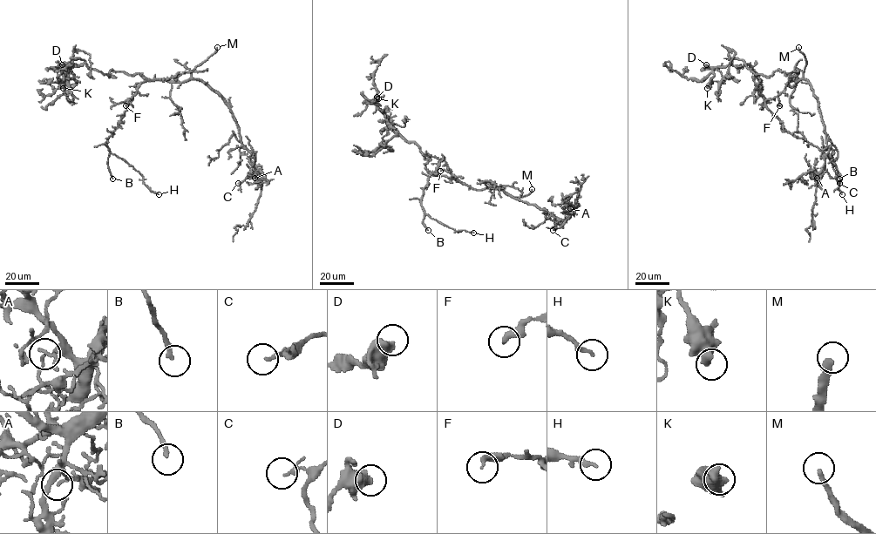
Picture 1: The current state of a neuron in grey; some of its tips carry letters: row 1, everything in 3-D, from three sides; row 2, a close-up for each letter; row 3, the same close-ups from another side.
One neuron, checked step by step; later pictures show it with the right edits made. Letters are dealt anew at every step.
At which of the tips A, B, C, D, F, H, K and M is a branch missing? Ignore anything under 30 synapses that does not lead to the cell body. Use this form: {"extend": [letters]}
{"extend": []}

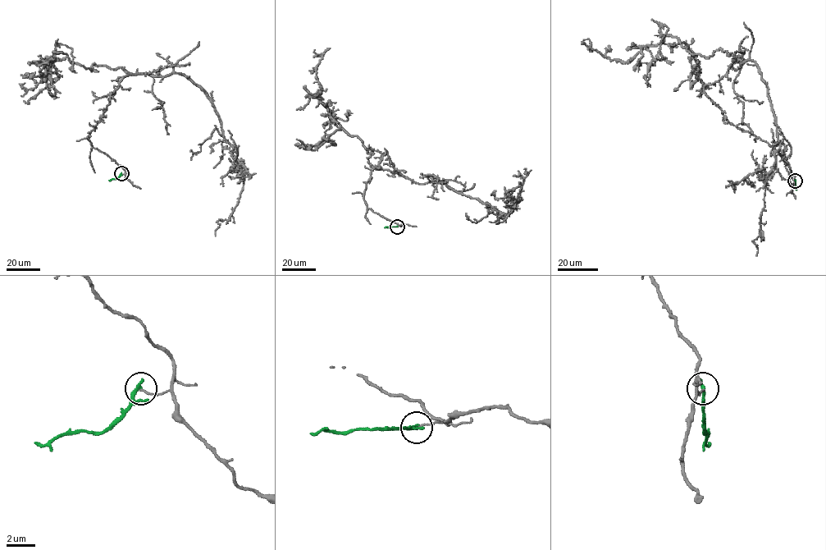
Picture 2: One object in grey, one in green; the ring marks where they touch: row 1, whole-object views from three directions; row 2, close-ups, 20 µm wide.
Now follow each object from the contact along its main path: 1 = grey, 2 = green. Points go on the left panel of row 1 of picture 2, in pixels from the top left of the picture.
1: (121, 173), (88, 139), (120, 81), (144, 74), (189, 77), (236, 148), (244, 181), (215, 236)
2: (121, 173), (116, 178), (108, 180)

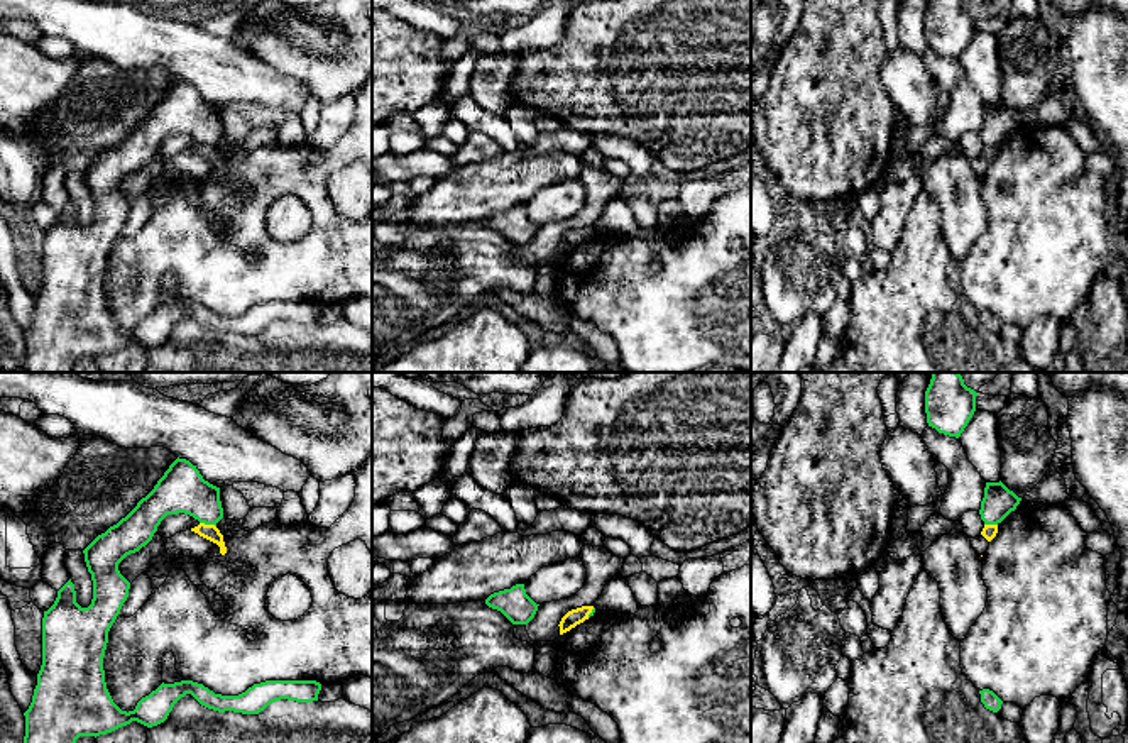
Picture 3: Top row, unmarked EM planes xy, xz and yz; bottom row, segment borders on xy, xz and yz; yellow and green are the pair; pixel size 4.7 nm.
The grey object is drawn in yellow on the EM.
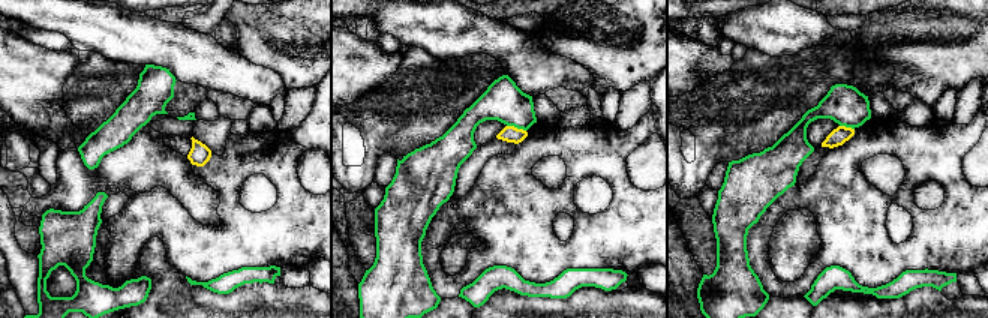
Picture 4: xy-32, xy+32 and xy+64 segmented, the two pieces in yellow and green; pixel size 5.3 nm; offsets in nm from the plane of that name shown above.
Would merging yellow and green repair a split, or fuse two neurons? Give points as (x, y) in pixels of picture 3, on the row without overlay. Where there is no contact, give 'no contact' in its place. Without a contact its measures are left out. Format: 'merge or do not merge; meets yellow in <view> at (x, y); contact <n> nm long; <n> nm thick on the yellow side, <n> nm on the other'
do not merge; meets yellow in xy at (208, 146); contact 80 nm long; 80 nm thick on the yellow side, 220 nm on the other

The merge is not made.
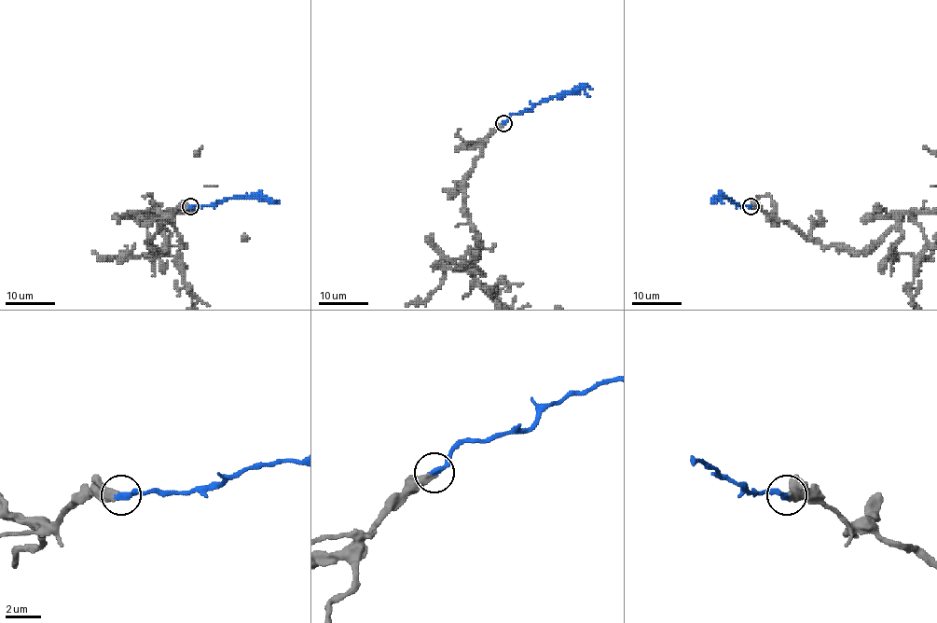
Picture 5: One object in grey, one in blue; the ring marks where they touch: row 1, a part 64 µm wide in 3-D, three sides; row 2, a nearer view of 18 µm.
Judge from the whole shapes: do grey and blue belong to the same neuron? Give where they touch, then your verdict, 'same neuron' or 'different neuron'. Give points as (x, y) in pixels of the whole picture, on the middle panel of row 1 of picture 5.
(503, 123) | same neuron

